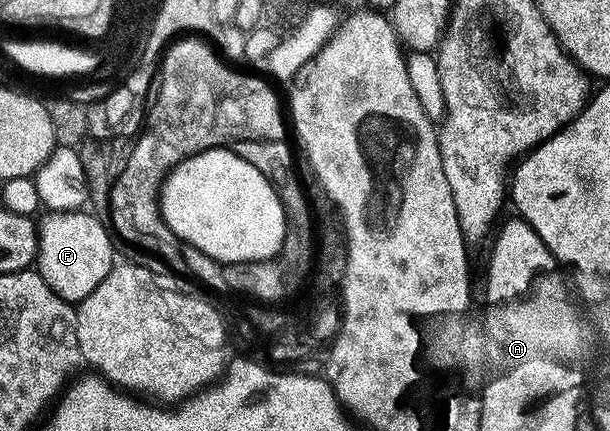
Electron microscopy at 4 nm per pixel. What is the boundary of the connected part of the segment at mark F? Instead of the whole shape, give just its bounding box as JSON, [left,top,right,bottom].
[36,210,116,304]

